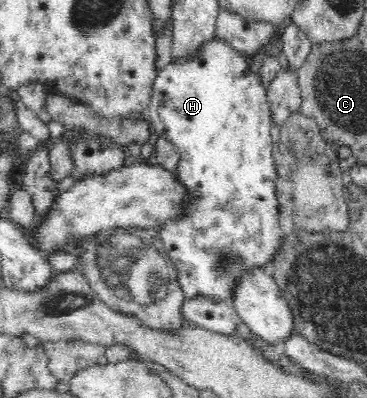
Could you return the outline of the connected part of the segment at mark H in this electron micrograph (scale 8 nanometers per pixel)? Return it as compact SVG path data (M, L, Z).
M216 33L209 37L208 40L201 41L191 51L173 57L168 64L164 64L160 68L154 81L154 96L151 100L151 106L147 108L146 112L152 133L156 141L168 139L175 146L175 150L180 157L176 175L195 195L195 202L188 206L190 211L183 218L171 220L158 228L159 236L163 242L161 251L172 260L177 270L178 282L186 297L209 296L213 300L231 300L232 291L229 289L232 288L232 280L236 280L240 270L252 268L252 264L269 267L269 262L272 261L273 254L276 253L278 246L280 246L281 238L284 236L278 216L280 206L276 198L276 189L274 189L276 166L272 157L273 143L272 134L270 134L270 128L272 128L273 124L266 90L262 86L260 73L258 73L257 61L258 59L245 55L238 48L234 48L227 40L223 40L223 37L217 36Z

